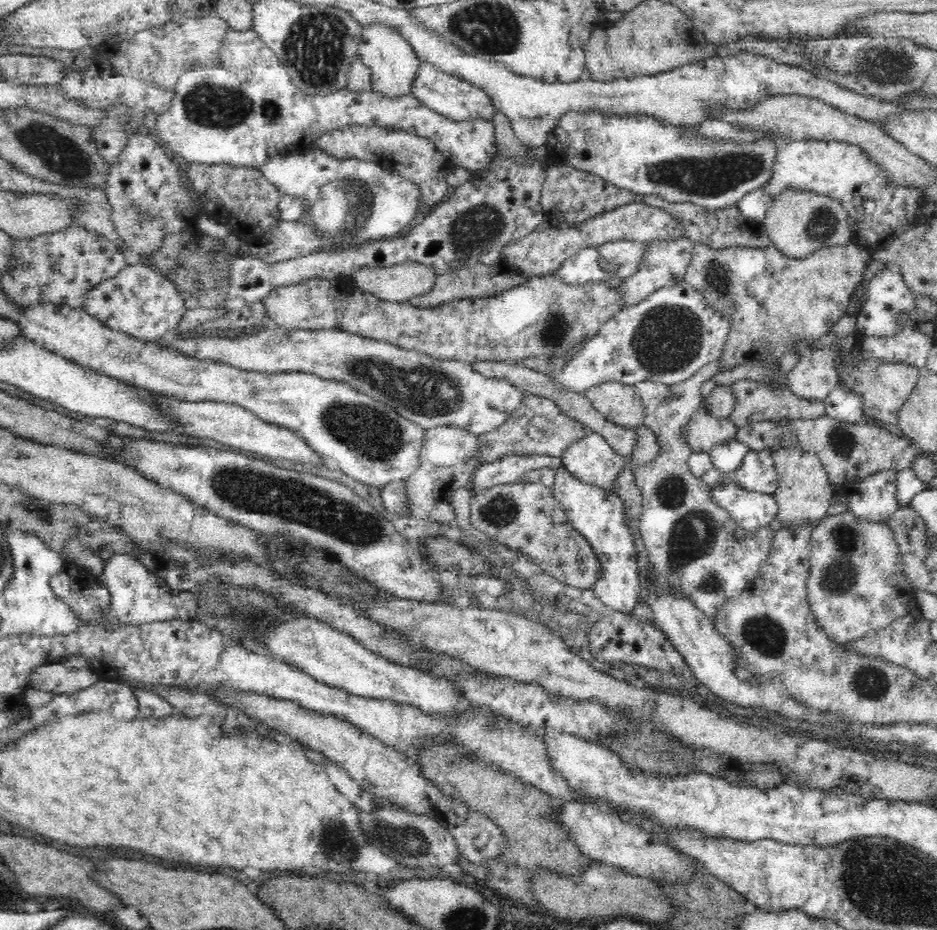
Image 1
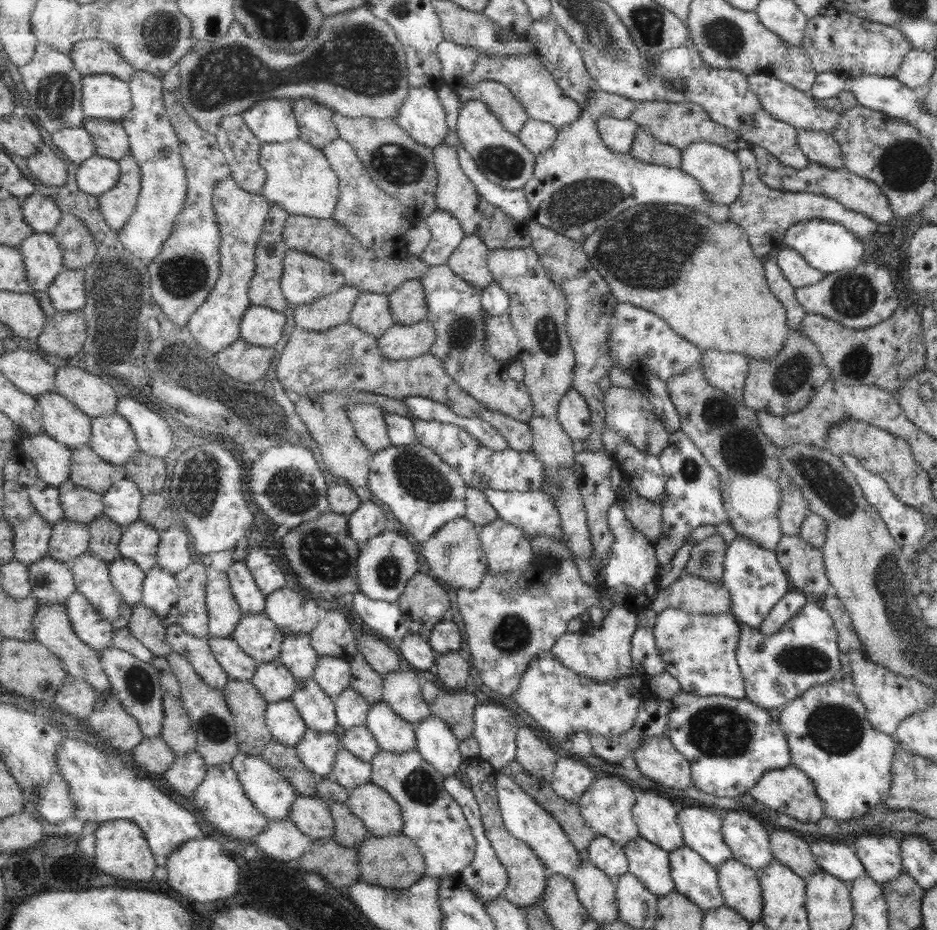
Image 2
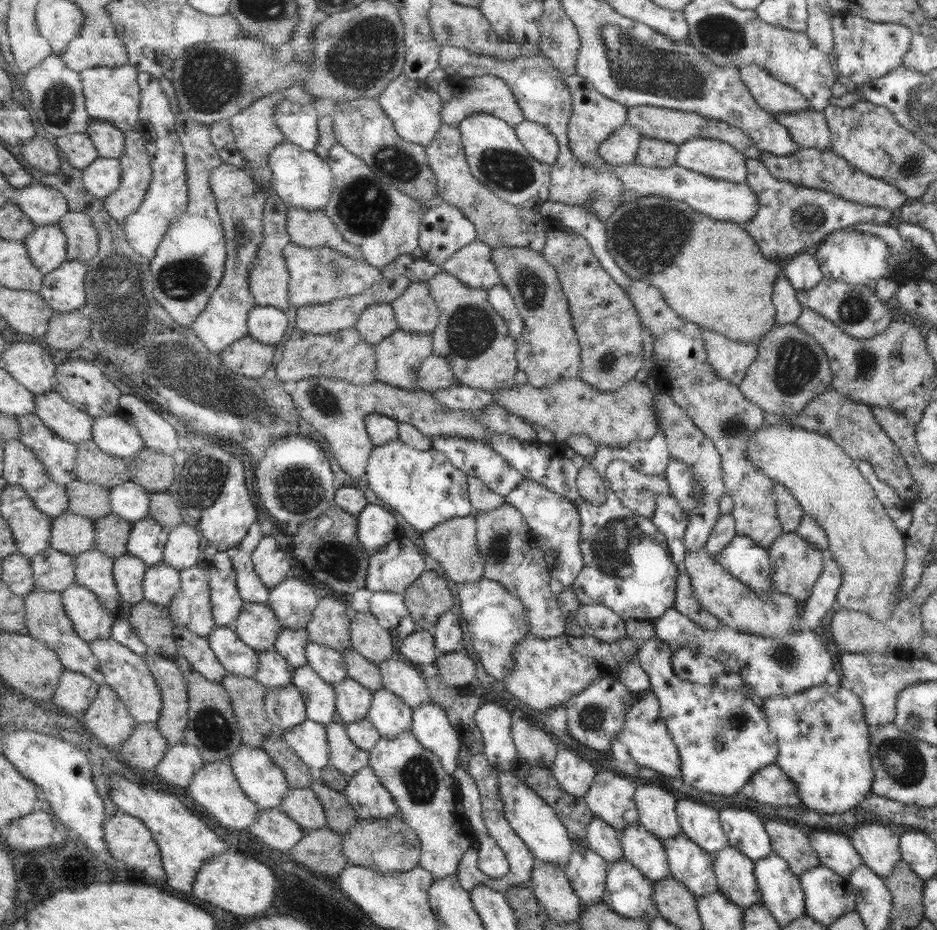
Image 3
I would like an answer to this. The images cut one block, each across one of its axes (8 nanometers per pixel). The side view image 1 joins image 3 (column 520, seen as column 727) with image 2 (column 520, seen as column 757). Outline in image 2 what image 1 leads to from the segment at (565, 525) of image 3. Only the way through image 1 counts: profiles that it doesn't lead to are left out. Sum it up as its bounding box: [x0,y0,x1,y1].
[485,488,563,543]

